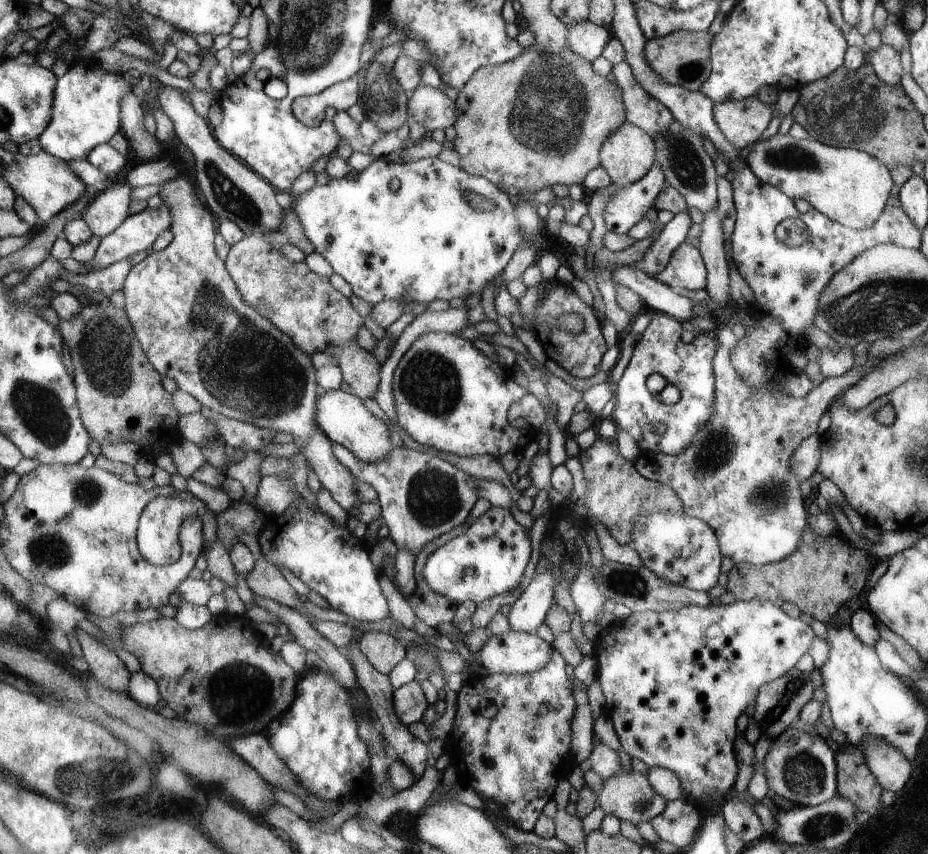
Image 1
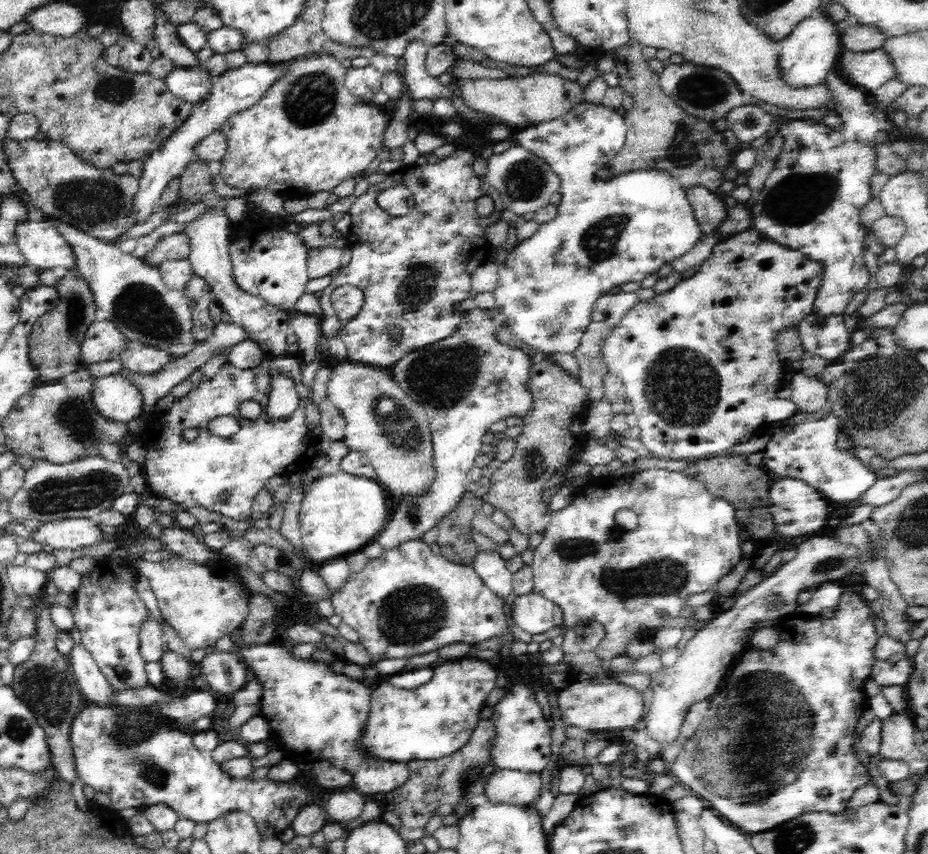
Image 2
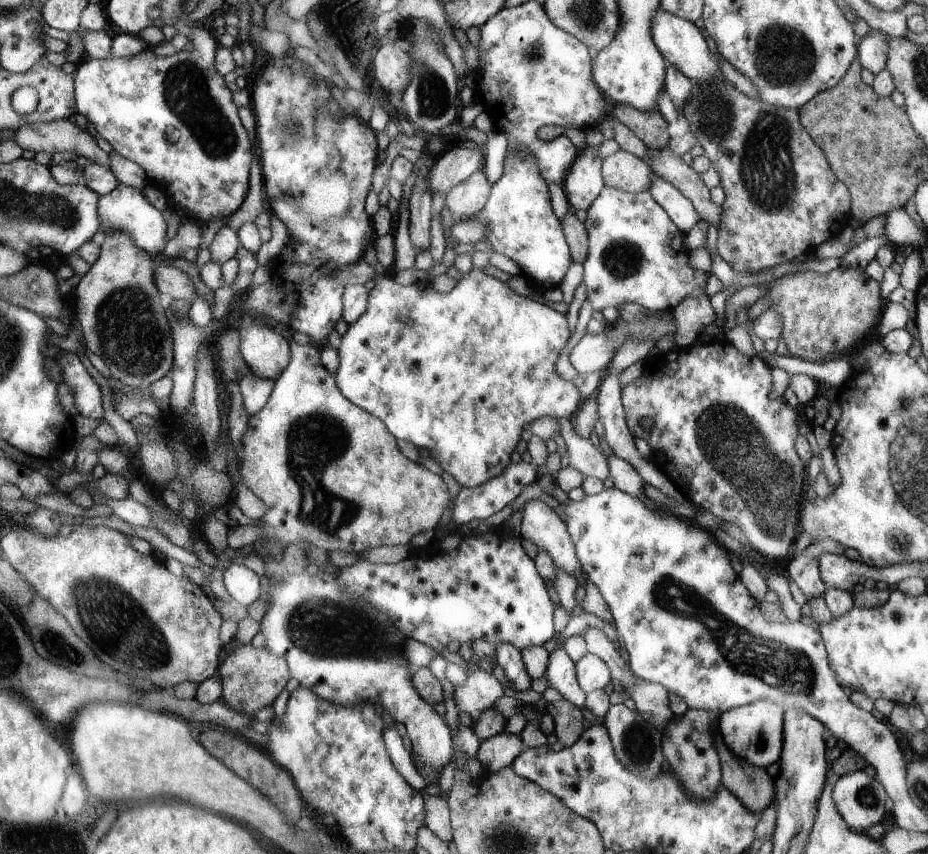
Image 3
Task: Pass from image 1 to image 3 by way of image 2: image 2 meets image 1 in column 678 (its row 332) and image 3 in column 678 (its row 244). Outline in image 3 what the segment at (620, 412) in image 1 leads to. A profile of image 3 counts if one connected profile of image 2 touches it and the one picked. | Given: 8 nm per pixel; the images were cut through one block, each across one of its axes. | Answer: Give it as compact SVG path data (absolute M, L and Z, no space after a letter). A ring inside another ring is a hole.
M700 340L697 344L688 346L686 349L675 347L668 352L662 352L650 356L642 365L642 374L632 380L621 389L621 402L626 412L627 426L633 438L640 438L647 442L651 449L652 460L656 466L663 471L679 488L680 493L685 496L693 505L700 506L703 510L709 510L714 516L725 522L730 522L741 528L748 543L760 555L779 562L786 556L792 554L792 544L798 532L798 512L802 512L802 502L804 502L804 484L806 484L806 467L802 458L797 453L797 439L799 425L804 419L801 408L792 408L790 404L784 404L783 396L770 400L770 390L772 390L772 376L770 368L758 358L758 354L748 356L742 354L737 348L728 342L722 343L716 340ZM641 418L650 418L654 424L652 428L642 428L638 421ZM725 498L731 498L734 502L732 509L723 505Z

